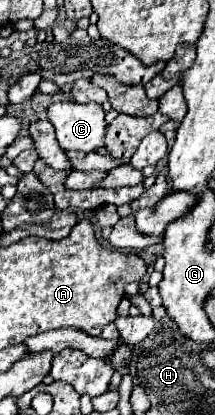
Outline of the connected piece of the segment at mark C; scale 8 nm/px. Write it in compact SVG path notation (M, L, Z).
M56 101L48 107L48 121L54 125L56 139L64 151L86 151L86 153L90 153L90 151L102 149L106 127L108 127L104 117L106 117L106 113L104 113L102 105L98 105L98 103L80 105L74 101Z

